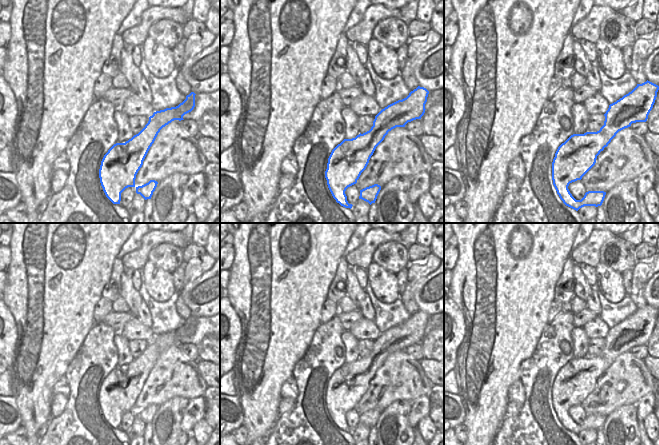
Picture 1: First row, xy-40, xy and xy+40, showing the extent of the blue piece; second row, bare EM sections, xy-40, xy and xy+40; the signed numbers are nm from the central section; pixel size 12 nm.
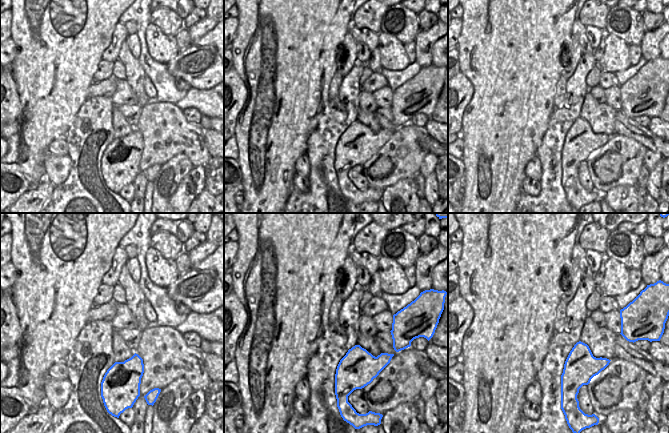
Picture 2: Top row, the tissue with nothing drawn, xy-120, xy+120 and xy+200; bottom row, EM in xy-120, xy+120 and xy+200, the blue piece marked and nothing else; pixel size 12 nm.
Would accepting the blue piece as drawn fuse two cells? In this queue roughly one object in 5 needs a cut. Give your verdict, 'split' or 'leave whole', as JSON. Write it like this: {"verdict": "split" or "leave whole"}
{"verdict": "leave whole"}

